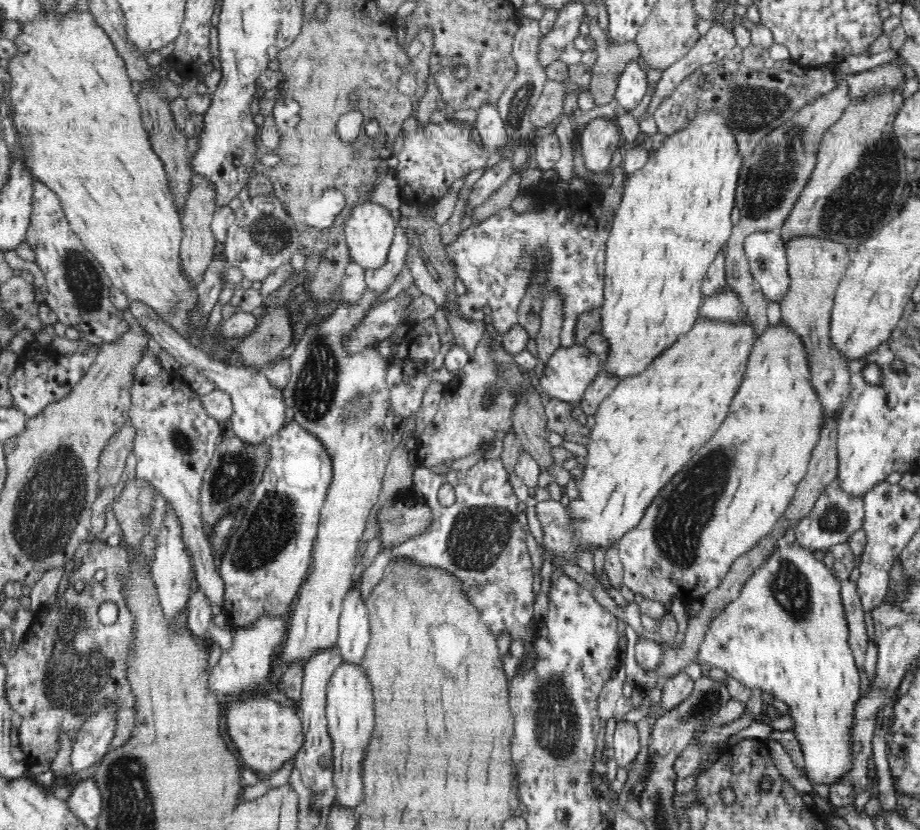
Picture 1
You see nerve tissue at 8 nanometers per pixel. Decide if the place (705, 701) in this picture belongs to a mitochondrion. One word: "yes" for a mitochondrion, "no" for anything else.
yes

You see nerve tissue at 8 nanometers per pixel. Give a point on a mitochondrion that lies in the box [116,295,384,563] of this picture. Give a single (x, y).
(315, 391)

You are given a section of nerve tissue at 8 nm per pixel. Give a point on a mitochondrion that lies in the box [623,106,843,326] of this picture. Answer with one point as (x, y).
(765, 187)

